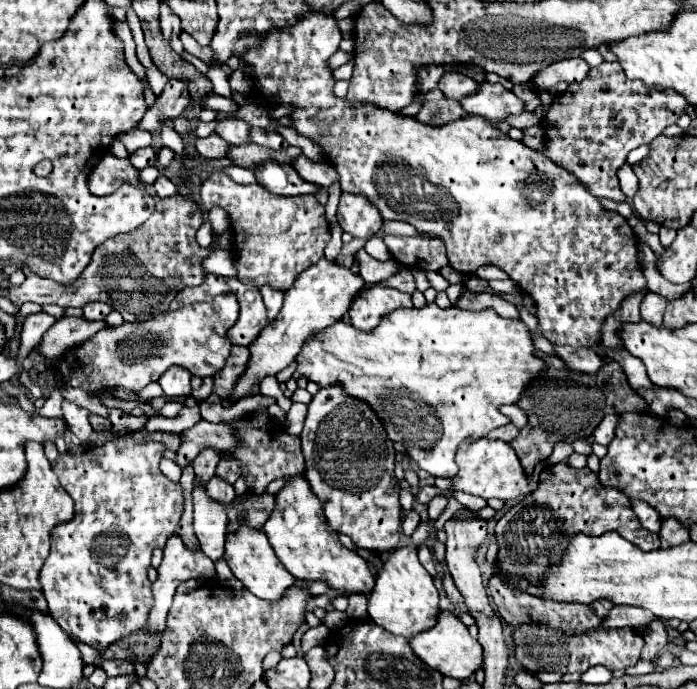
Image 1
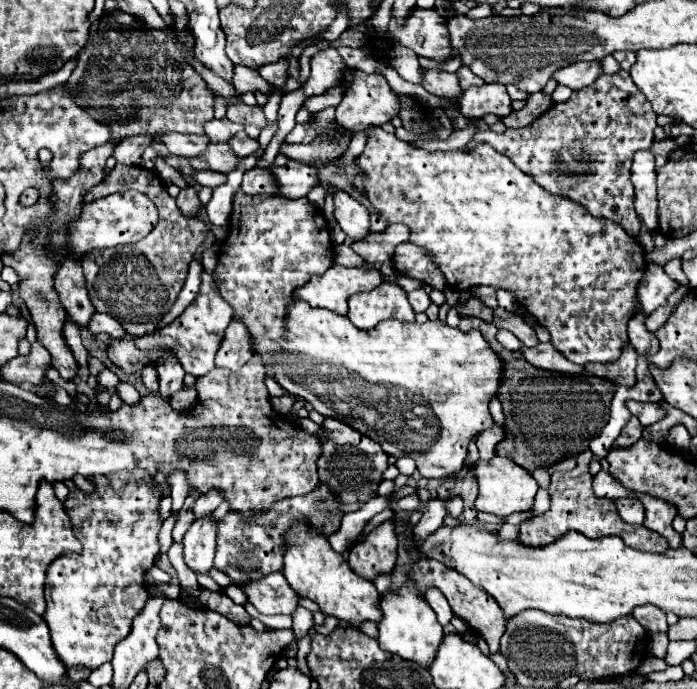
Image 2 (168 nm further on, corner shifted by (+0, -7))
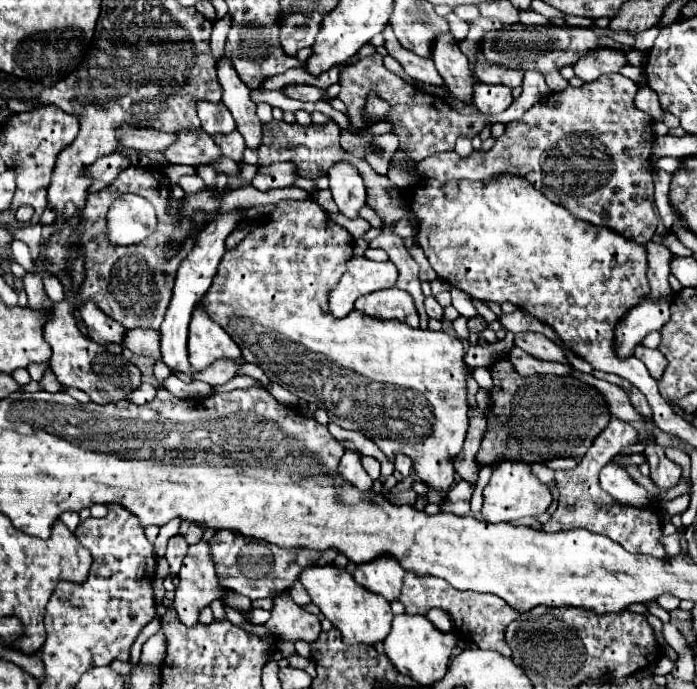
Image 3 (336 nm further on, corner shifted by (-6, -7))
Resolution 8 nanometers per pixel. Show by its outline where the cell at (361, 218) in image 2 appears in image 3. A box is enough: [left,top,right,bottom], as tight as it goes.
[328,160,366,218]

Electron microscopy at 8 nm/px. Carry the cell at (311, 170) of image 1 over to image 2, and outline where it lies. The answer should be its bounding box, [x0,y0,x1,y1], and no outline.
[270,160,318,198]

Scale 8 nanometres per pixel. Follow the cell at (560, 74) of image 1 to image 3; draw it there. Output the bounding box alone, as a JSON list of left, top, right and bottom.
[574,48,628,82]

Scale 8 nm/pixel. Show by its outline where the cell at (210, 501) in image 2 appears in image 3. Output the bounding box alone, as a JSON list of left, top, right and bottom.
[180,524,202,544]

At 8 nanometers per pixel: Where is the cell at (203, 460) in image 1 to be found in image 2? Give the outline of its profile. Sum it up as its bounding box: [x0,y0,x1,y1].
[172,490,200,542]

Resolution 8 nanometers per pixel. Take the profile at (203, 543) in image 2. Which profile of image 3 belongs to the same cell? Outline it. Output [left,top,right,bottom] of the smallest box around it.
[172,542,222,628]

